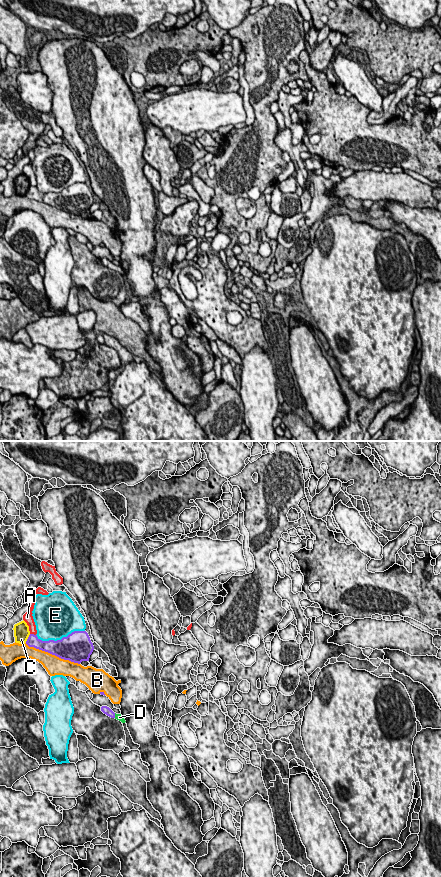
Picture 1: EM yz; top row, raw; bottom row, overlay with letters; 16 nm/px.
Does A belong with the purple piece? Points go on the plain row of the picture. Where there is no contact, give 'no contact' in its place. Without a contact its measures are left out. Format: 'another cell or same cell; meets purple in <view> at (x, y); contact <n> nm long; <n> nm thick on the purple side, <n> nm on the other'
another cell; meets purple in yz at (33, 186); contact 100 nm long; 190 nm thick on the purple side, 140 nm on the other

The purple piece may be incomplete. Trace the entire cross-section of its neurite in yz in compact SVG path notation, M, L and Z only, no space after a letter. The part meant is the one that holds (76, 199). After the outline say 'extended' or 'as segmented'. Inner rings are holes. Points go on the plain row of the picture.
M74 183L57 193L42 193L37 187L30 186L26 196L78 216L82 213L89 213L94 202L93 195L86 183Z | as segmented

